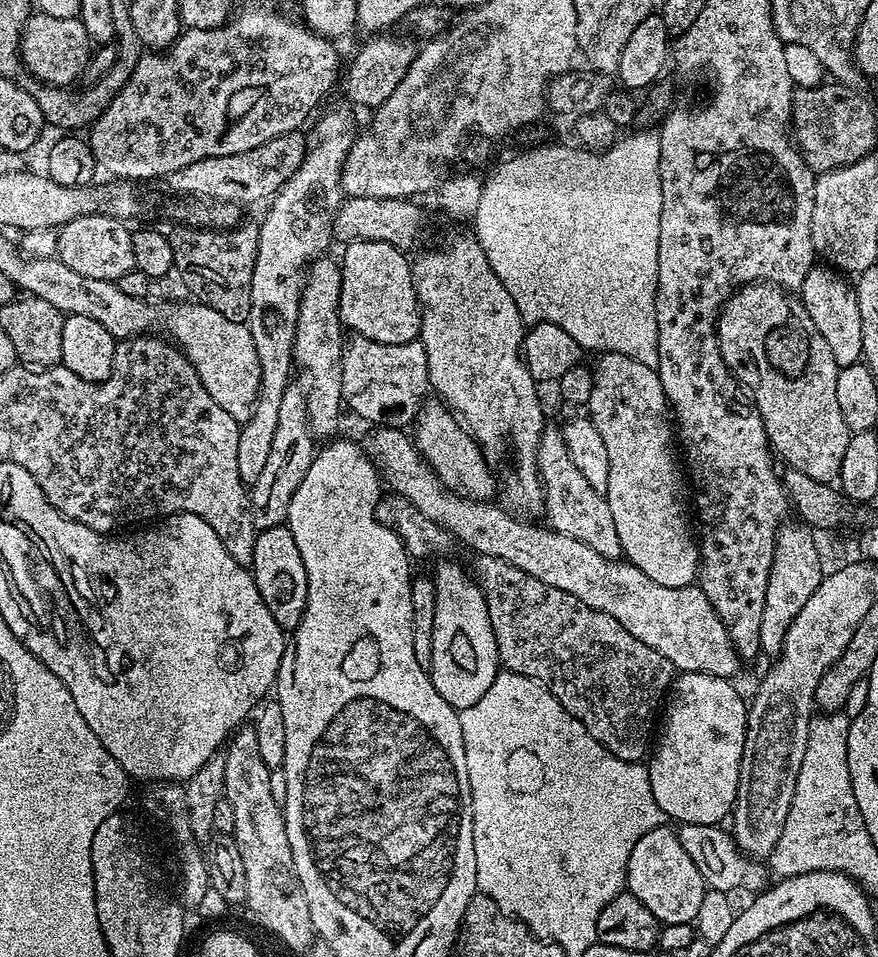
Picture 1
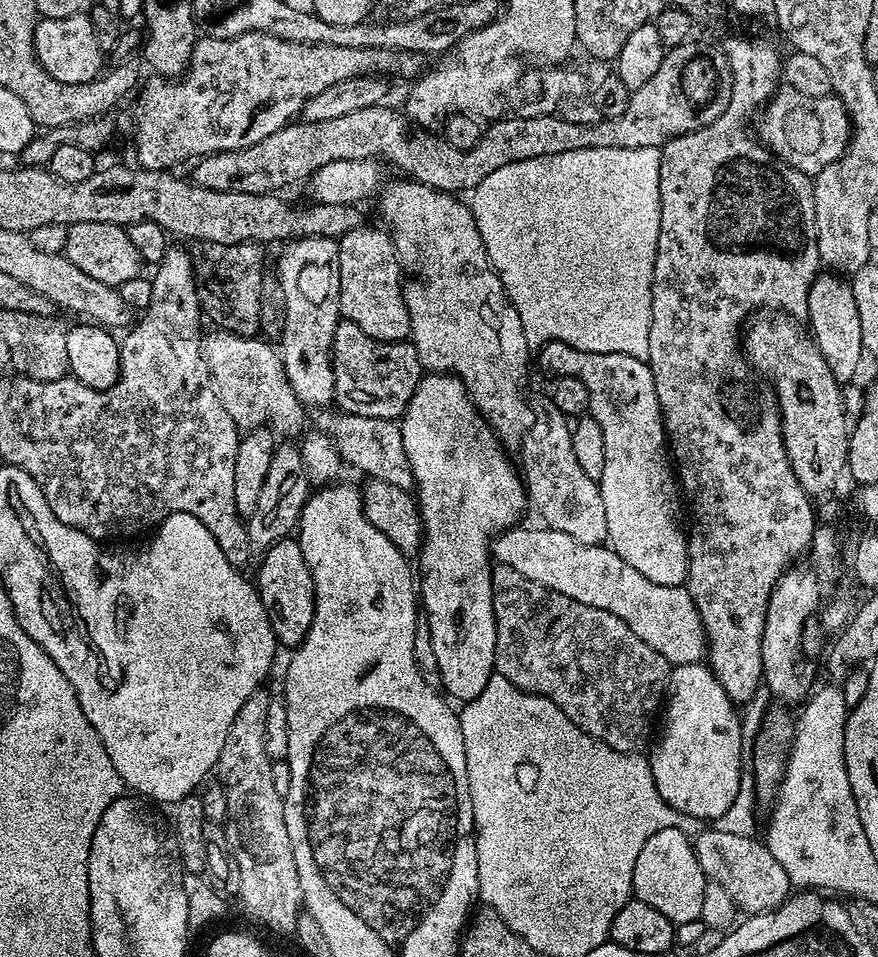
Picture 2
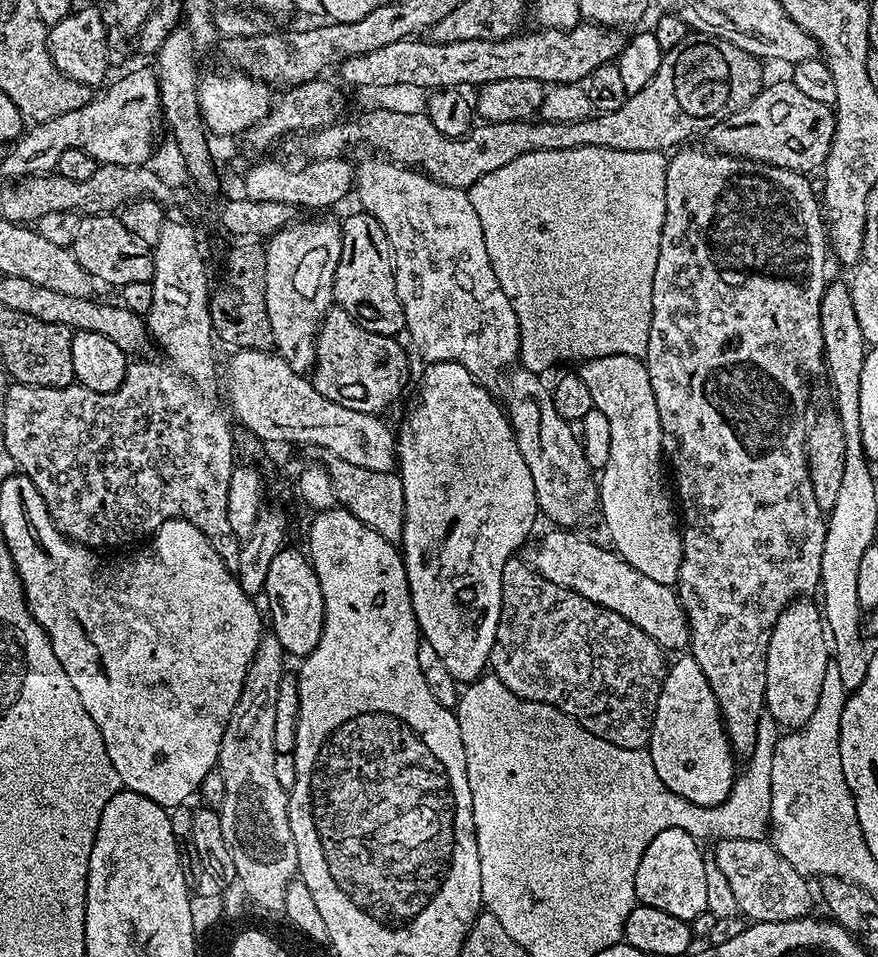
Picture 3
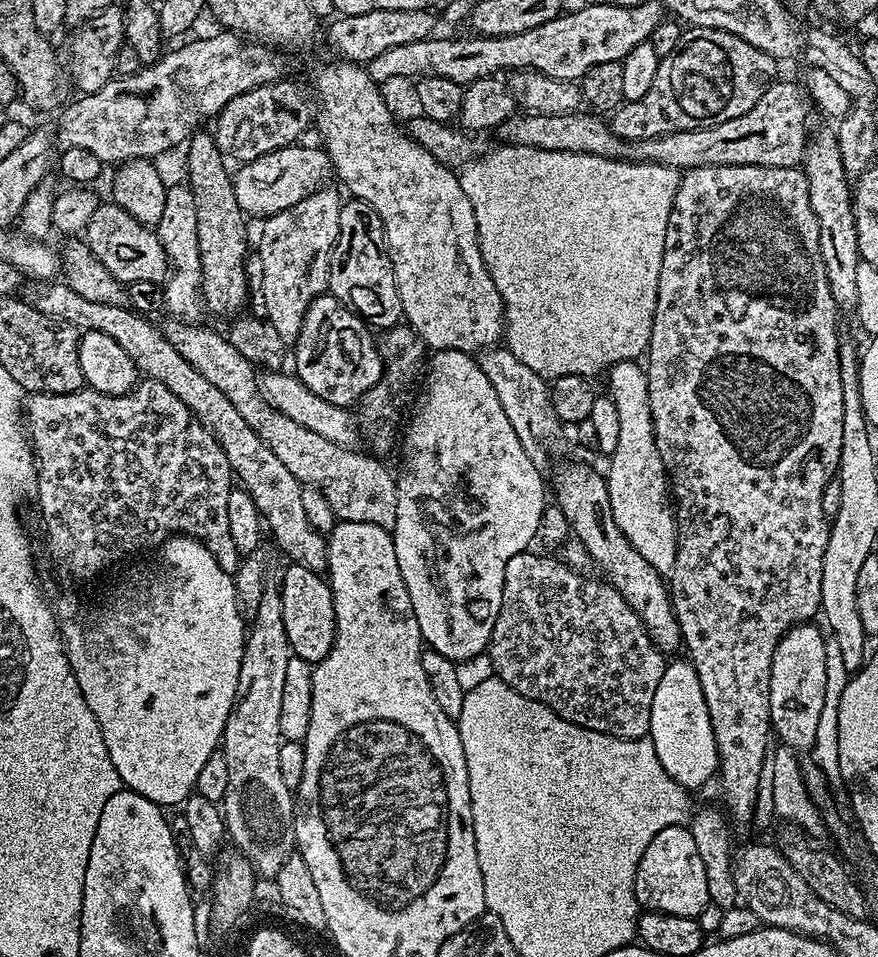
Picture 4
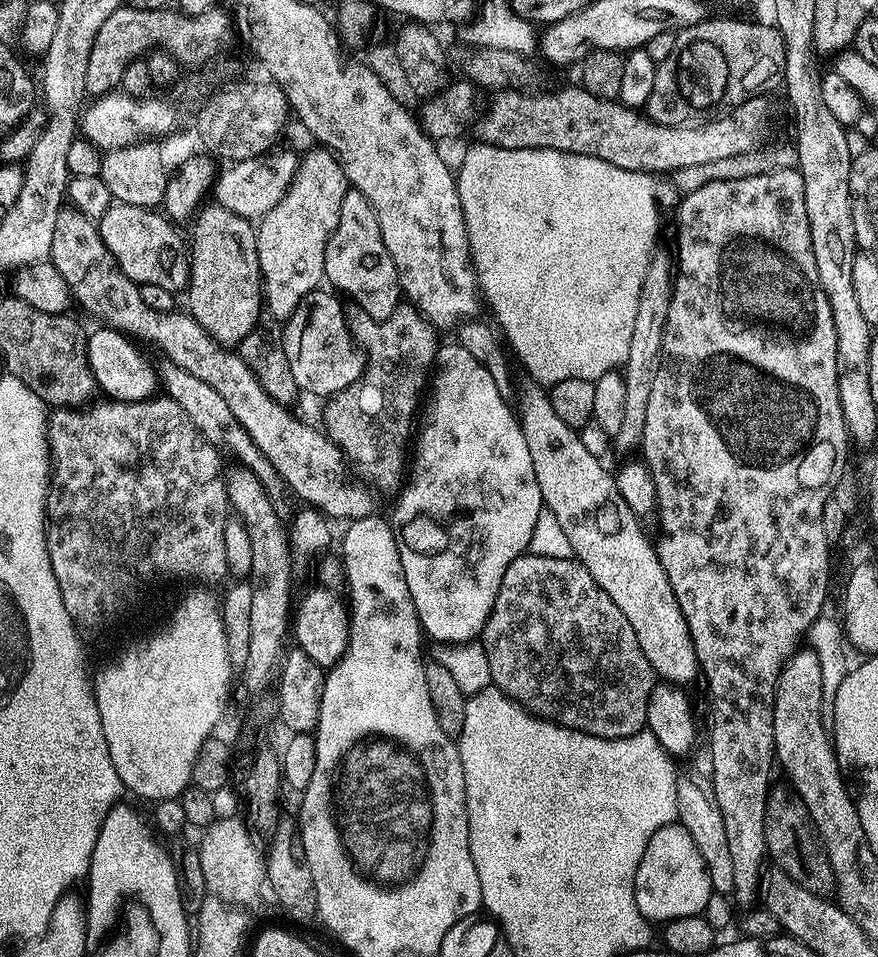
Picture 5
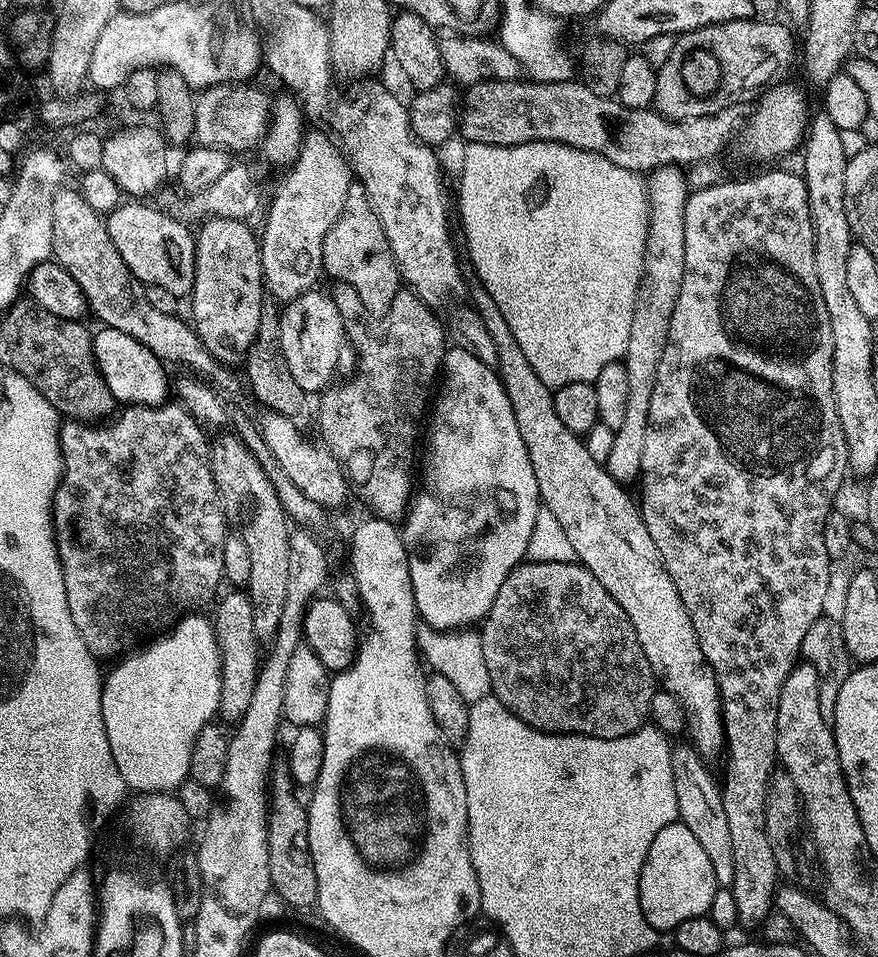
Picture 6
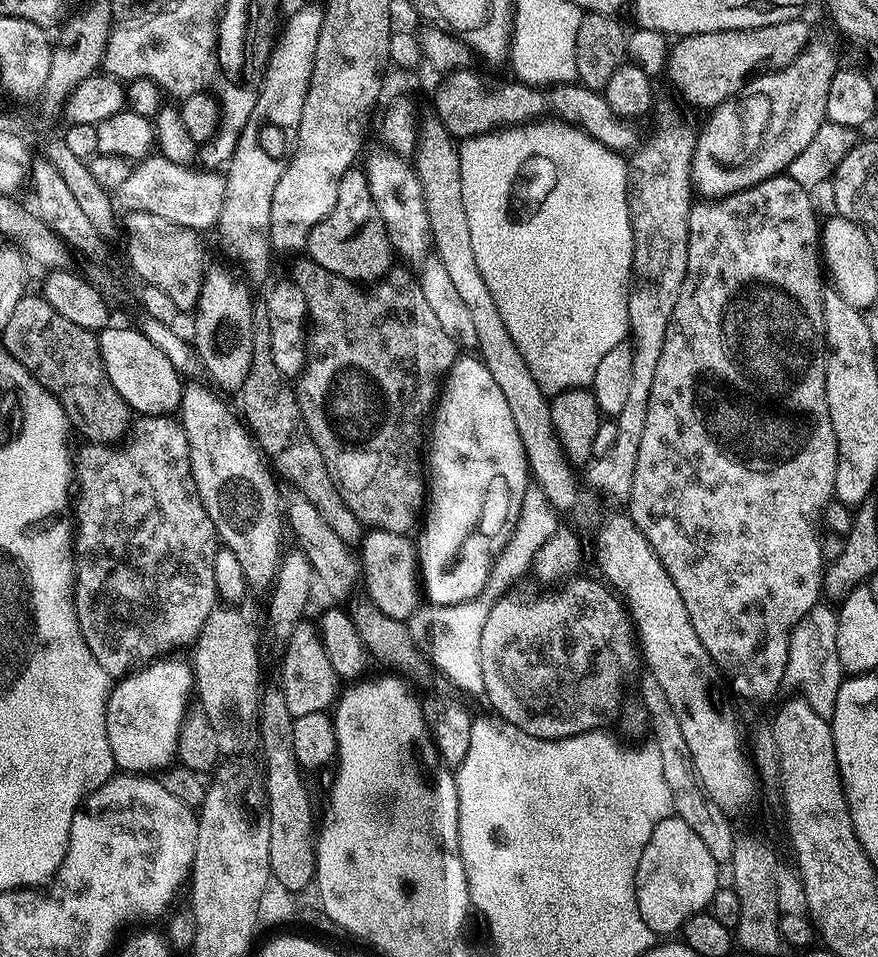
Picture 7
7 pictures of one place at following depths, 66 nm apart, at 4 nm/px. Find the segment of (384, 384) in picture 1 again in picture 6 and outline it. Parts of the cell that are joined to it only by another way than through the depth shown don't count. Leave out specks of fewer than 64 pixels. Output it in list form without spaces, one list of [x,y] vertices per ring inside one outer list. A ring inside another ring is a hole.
[[[316,291],[303,292],[298,298],[287,301],[280,316],[280,353],[286,358],[286,366],[290,366],[290,374],[294,374],[294,382],[298,382],[306,394],[323,392],[337,379],[339,368],[344,374],[354,368],[354,353],[344,332],[342,314],[338,314],[338,306],[334,306],[327,291]]]

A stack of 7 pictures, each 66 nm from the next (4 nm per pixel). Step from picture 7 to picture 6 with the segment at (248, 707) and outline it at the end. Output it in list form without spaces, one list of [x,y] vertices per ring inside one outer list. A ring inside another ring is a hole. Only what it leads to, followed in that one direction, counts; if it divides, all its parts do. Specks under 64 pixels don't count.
[[[228,591],[232,592],[219,597],[220,605],[216,608],[216,616],[214,615],[216,638],[220,641],[220,677],[222,678],[218,716],[221,721],[239,722],[246,714],[246,706],[250,706],[250,694],[254,694],[256,673],[262,654],[260,650],[256,650],[258,641],[254,634],[254,618],[247,591]]]

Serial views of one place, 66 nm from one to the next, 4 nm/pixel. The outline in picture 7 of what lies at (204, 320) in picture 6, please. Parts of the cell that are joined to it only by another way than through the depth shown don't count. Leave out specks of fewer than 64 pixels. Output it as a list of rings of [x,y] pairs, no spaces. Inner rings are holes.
[[[216,264],[207,269],[202,282],[202,294],[194,309],[196,333],[190,336],[195,353],[203,364],[203,371],[210,376],[224,391],[239,393],[250,374],[250,362],[258,343],[256,337],[256,308],[252,305],[252,292],[228,268]]]

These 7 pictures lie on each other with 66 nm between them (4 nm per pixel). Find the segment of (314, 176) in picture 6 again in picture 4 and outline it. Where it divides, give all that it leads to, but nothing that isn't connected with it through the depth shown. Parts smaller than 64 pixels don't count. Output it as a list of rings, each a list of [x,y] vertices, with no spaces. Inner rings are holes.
[[[325,186],[290,206],[290,210],[282,210],[263,221],[258,249],[262,262],[262,290],[259,293],[264,299],[262,312],[270,326],[278,330],[278,338],[282,338],[286,346],[295,345],[310,302],[314,302],[316,296],[325,295],[330,258],[338,238],[341,203],[342,196],[331,186]]]

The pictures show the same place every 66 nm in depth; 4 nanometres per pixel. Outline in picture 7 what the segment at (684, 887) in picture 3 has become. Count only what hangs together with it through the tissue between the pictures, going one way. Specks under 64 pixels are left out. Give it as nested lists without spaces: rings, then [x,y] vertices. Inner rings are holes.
[[[675,814],[663,819],[654,828],[654,834],[650,834],[650,842],[646,842],[646,850],[642,850],[642,862],[638,862],[636,901],[642,914],[642,922],[646,922],[646,926],[650,926],[650,930],[660,938],[667,937],[664,936],[667,932],[679,933],[690,917],[705,911],[711,905],[715,892],[722,887],[720,872],[721,865],[716,863],[710,850],[706,850],[702,838],[694,834],[688,823]]]

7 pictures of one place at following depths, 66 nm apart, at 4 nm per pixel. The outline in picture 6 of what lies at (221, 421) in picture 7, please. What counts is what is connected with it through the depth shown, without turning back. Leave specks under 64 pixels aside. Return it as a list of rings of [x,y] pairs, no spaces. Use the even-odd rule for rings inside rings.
[[[236,434],[220,436],[210,444],[210,463],[218,503],[250,553],[250,578],[246,585],[254,618],[257,641],[271,642],[286,603],[286,582],[290,582],[290,519],[271,485],[270,478]]]

